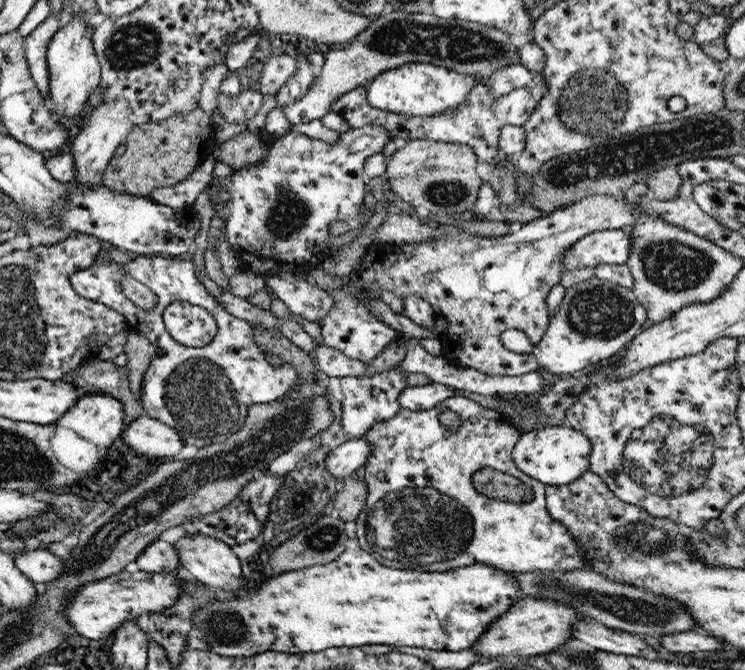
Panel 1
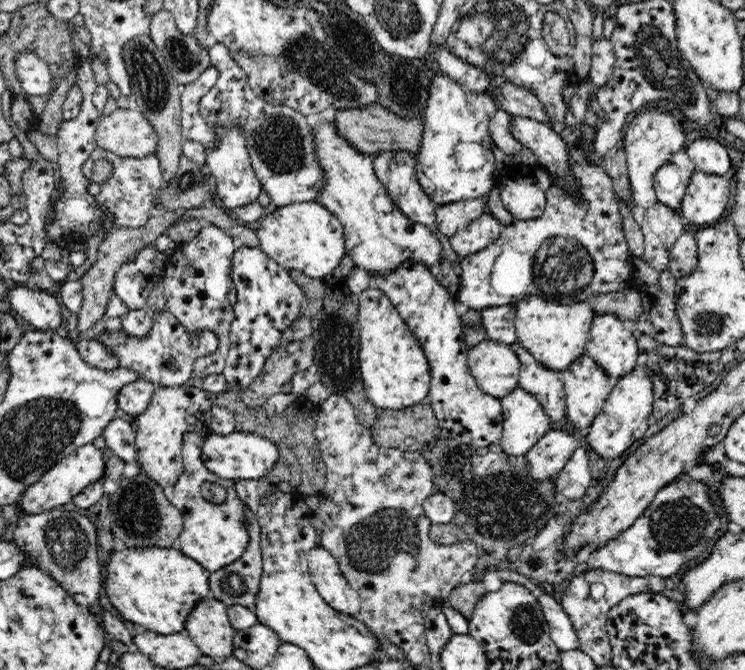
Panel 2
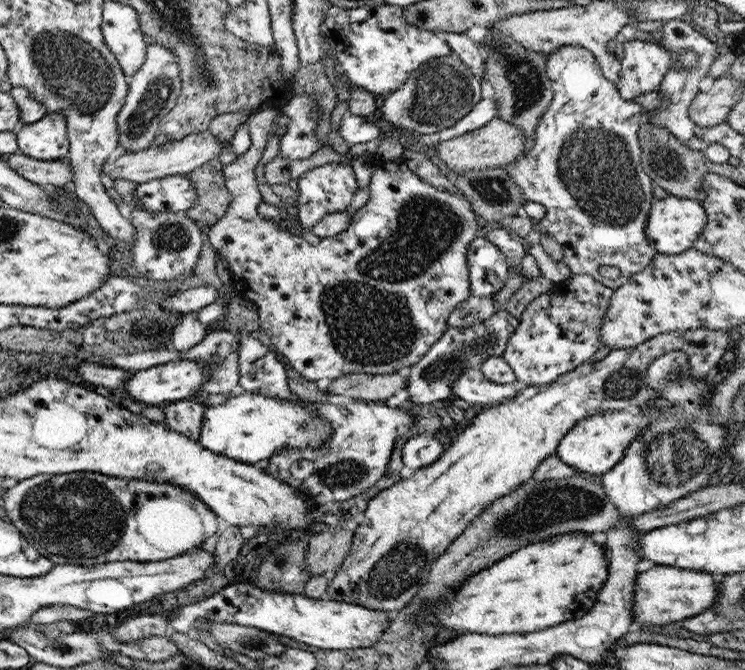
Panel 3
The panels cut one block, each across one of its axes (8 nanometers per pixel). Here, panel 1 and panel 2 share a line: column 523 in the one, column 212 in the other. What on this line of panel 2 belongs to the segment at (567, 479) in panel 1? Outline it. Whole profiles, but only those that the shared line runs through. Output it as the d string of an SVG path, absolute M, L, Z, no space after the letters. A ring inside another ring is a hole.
M239 431L228 434L210 432L201 448L201 461L205 467L222 480L256 480L266 477L278 458L277 445L267 438L251 432Z

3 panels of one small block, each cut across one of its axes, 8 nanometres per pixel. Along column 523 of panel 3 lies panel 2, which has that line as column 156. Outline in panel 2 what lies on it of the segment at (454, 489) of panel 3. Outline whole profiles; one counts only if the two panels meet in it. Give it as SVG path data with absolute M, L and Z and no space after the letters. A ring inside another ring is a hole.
M191 385L179 387L157 386L146 410L135 417L135 445L138 466L152 480L174 483L183 471L182 447L186 432L206 437L211 428L213 396L202 387Z

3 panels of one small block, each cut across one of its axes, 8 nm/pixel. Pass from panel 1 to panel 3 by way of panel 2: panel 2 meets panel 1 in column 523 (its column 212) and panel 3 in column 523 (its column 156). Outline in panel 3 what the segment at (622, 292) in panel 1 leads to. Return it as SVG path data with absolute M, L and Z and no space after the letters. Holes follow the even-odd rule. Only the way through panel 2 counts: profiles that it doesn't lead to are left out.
M571 274L563 283L531 300L518 317L513 336L500 356L525 387L553 382L579 364L589 361L599 348L598 328L604 319L612 289L593 277Z

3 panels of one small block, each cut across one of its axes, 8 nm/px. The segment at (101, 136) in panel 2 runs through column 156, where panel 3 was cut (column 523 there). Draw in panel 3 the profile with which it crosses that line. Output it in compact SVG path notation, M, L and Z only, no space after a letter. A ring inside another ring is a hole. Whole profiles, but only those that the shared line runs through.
M495 117L477 130L441 141L435 149L437 158L444 163L446 170L467 172L468 170L504 167L508 162L515 161L525 149L524 140L523 133L517 127Z

